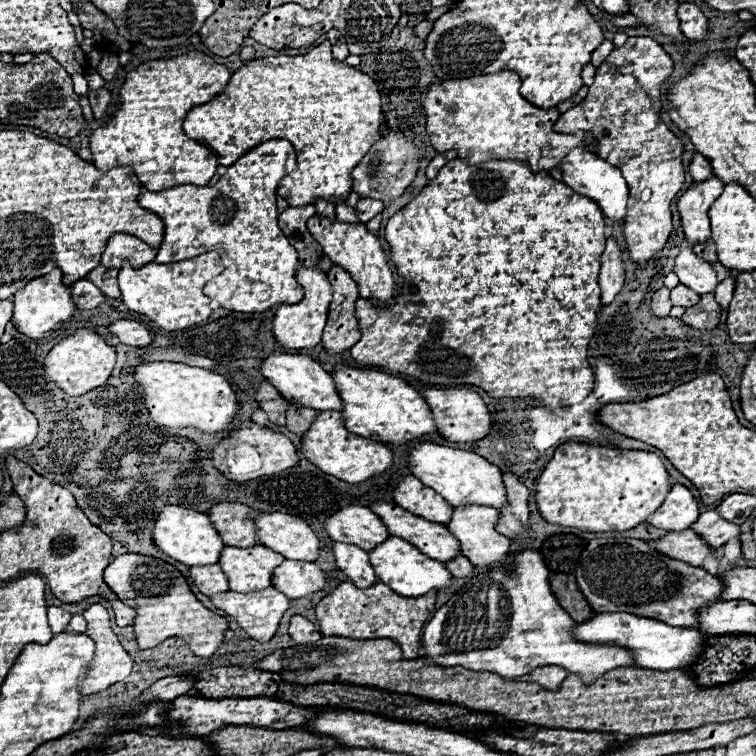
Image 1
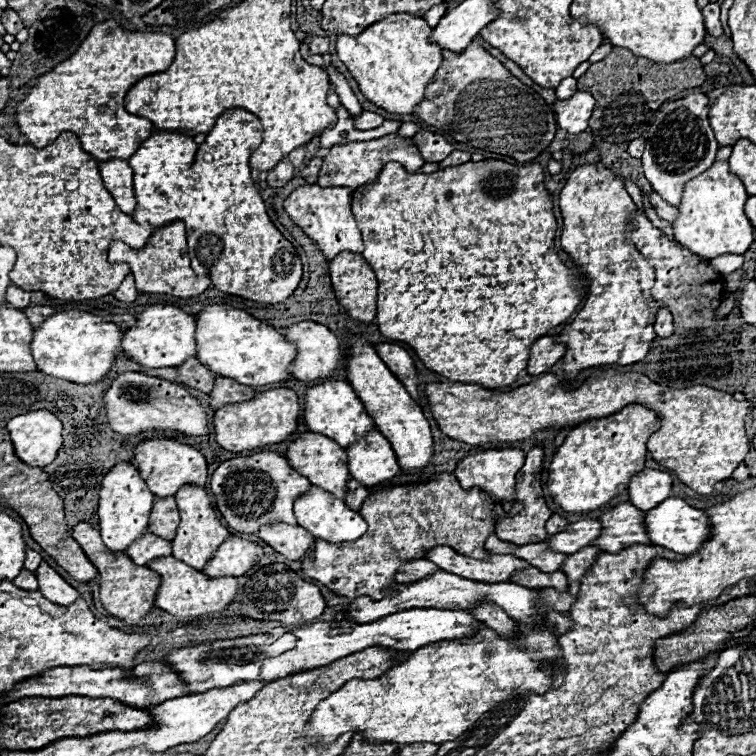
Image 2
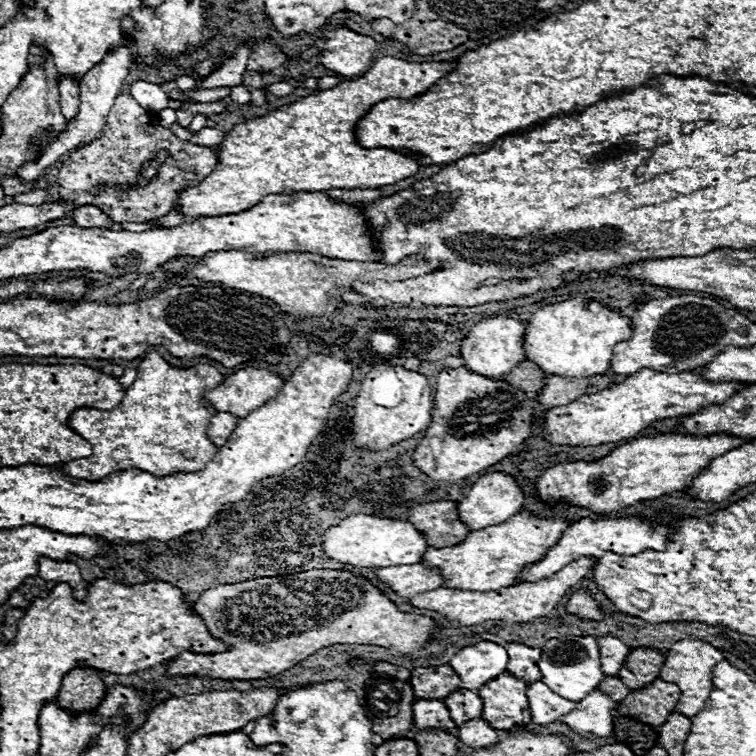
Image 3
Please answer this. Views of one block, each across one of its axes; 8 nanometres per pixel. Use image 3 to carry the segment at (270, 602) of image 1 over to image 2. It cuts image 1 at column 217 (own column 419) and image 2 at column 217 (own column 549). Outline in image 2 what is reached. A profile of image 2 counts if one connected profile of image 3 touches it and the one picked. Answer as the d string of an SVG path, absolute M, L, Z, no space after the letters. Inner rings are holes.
M162 558L162 560L154 560L148 564L150 570L158 572L162 576L162 584L156 596L156 606L162 608L168 614L174 616L208 616L208 614L216 614L226 610L238 596L240 584L238 578L234 576L220 576L220 578L212 578L202 574L200 570L194 570L186 564L182 564L180 560L170 558Z

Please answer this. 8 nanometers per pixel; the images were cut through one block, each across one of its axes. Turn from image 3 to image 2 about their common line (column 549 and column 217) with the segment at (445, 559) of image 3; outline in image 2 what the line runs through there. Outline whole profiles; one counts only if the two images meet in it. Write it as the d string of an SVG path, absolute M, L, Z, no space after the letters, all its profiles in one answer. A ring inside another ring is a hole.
M186 484L176 492L176 502L178 502L178 510L180 510L182 520L180 520L178 532L172 540L172 556L176 560L182 560L184 564L196 568L196 570L202 570L208 564L208 560L212 560L218 546L230 536L230 532L218 520L216 510L214 510L204 488L196 488L196 486Z

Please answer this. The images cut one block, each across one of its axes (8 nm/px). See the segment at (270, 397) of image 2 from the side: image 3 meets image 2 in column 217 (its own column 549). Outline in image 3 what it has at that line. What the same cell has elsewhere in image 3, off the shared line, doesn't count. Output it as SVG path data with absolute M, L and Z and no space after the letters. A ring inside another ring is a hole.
M644 368L638 370L636 374L626 376L626 380L616 386L610 386L596 394L584 394L578 400L570 402L568 406L548 410L542 422L542 430L552 444L596 446L628 440L654 422L692 416L700 412L700 408L724 404L730 396L738 394L746 384L748 382L710 382L696 372L666 374Z

